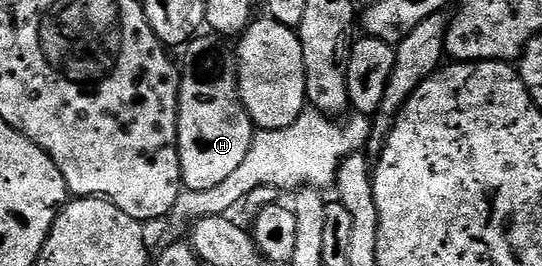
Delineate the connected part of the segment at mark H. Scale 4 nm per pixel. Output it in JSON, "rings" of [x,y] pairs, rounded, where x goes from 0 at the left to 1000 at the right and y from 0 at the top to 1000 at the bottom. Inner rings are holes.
{"rings":[[[397,128],[362,132],[345,154],[338,195],[338,241],[328,244],[330,263],[330,455],[327,459],[327,534],[330,538],[330,620],[334,624],[334,669],[338,673],[336,703],[343,714],[387,714],[393,699],[400,699],[408,684],[415,684],[415,669],[423,669],[423,654],[430,654],[430,639],[437,639],[437,624],[445,624],[445,609],[452,609],[452,579],[459,579],[459,549],[467,534],[472,504],[472,477],[463,462],[459,429],[452,414],[452,398],[441,365],[441,248],[437,237],[435,199],[430,192],[417,147],[406,143]]]}

